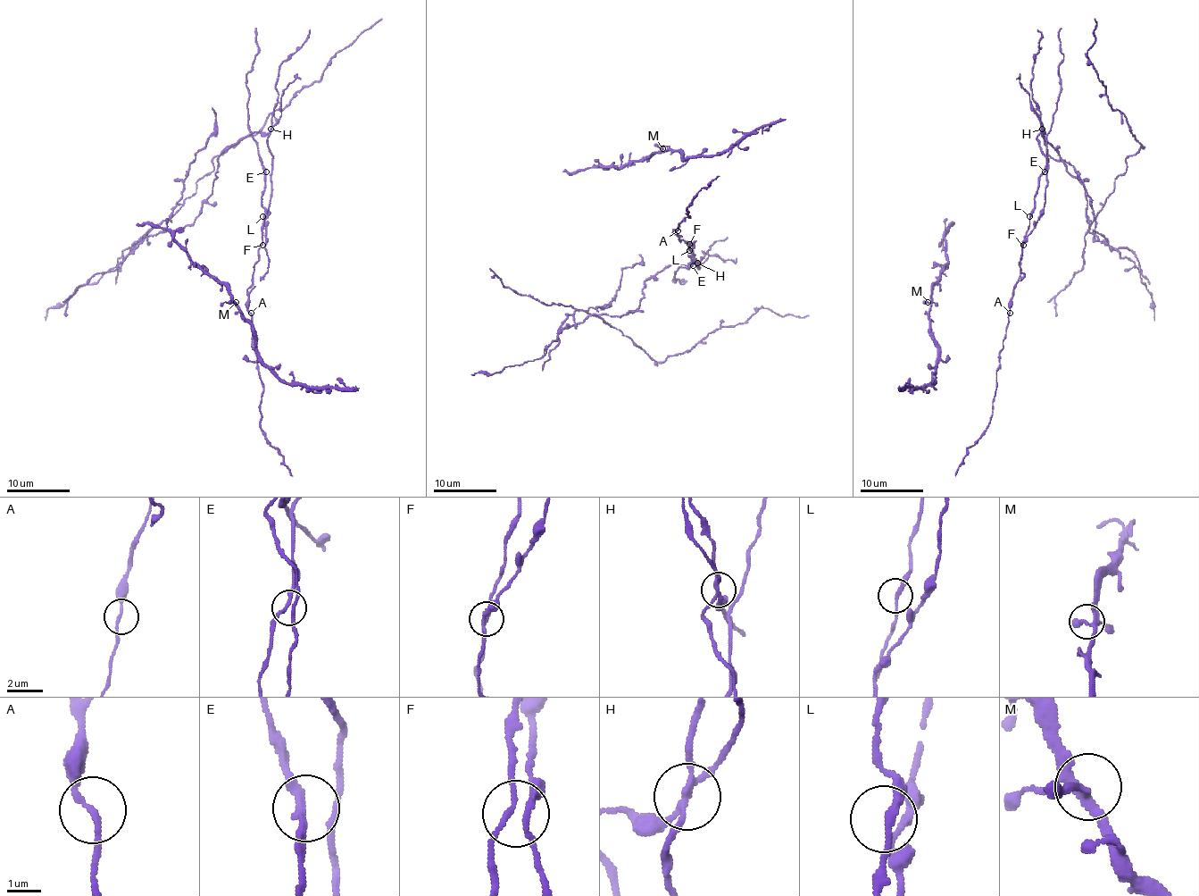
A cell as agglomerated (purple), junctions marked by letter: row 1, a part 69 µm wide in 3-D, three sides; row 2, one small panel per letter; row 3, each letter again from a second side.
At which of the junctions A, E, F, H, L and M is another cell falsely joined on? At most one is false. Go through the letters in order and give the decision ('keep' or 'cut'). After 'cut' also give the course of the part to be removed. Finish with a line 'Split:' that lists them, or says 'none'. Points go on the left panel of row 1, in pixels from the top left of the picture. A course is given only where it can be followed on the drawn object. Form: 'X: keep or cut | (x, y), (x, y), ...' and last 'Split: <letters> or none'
A: keep
E: keep
F: keep
H: cut | (270, 129), (220, 154), (195, 221), (135, 241), (196, 191), (212, 159), (256, 134), (381, 19)
L: keep
M: keep
Split: H

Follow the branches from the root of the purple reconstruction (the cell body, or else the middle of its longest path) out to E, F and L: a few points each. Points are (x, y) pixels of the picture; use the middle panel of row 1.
E: (660, 271), (672, 264), (689, 265), (695, 261), (695, 257), (699, 269), (689, 248), (693, 265)
F: (660, 271), (672, 264), (689, 265), (695, 261), (695, 257), (699, 269), (691, 257), (693, 248), (689, 244)
L: (660, 271), (672, 264), (689, 265), (695, 261), (695, 257), (699, 269), (689, 250)

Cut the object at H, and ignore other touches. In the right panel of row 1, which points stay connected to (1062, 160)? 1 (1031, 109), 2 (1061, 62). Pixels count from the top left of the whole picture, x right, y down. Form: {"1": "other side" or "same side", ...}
{"1": "same side", "2": "other side"}

